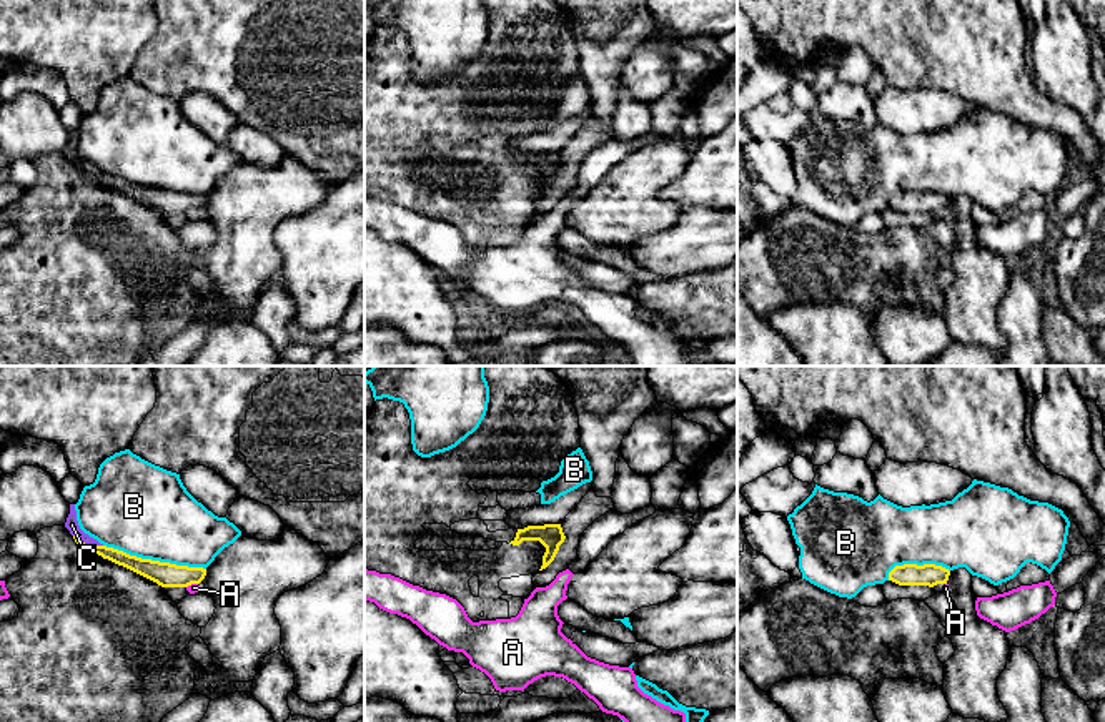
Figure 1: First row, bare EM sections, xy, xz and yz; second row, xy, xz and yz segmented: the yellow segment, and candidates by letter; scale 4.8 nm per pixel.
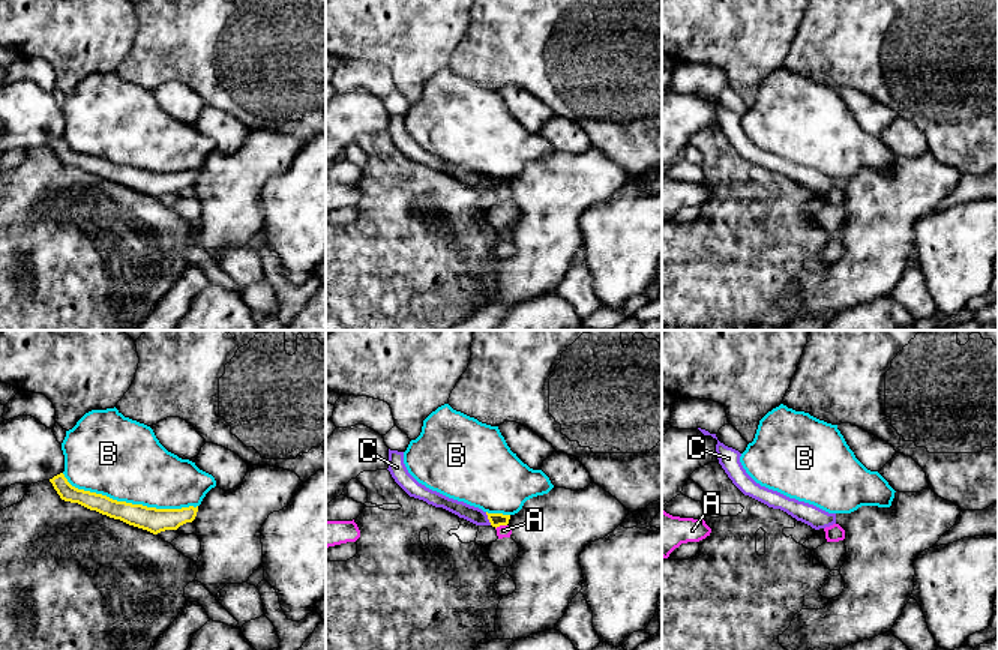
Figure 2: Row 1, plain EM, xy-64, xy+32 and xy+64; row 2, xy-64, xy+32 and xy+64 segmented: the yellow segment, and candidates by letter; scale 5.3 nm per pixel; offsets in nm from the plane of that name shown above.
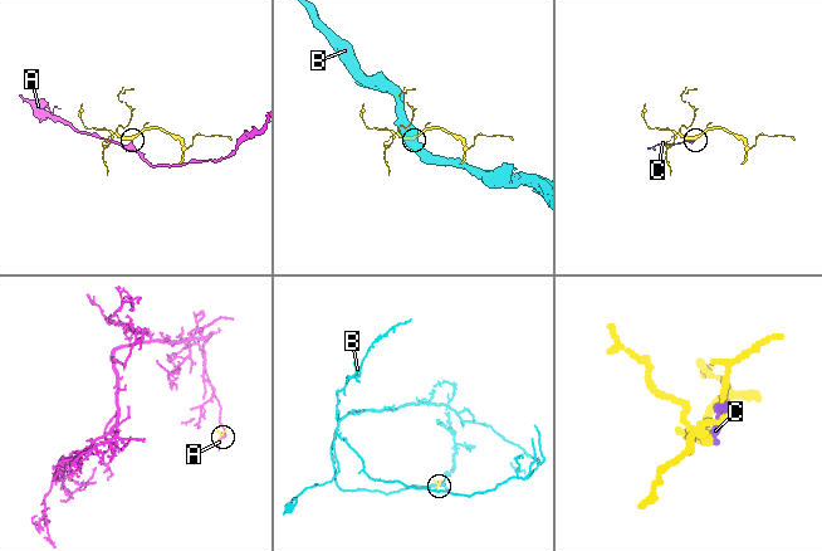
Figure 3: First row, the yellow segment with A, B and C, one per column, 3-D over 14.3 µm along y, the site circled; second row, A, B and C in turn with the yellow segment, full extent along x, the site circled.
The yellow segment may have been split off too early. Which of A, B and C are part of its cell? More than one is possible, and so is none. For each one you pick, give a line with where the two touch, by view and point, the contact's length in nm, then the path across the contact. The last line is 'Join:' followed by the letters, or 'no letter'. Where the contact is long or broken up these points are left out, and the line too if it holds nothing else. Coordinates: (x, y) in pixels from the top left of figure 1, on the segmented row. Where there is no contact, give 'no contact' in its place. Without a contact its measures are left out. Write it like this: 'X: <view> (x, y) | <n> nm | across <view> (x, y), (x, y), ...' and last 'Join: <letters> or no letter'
A: xy (192, 583) | 60 nm
Join: A

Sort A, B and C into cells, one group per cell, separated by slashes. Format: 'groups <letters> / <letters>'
groups A / B / C

